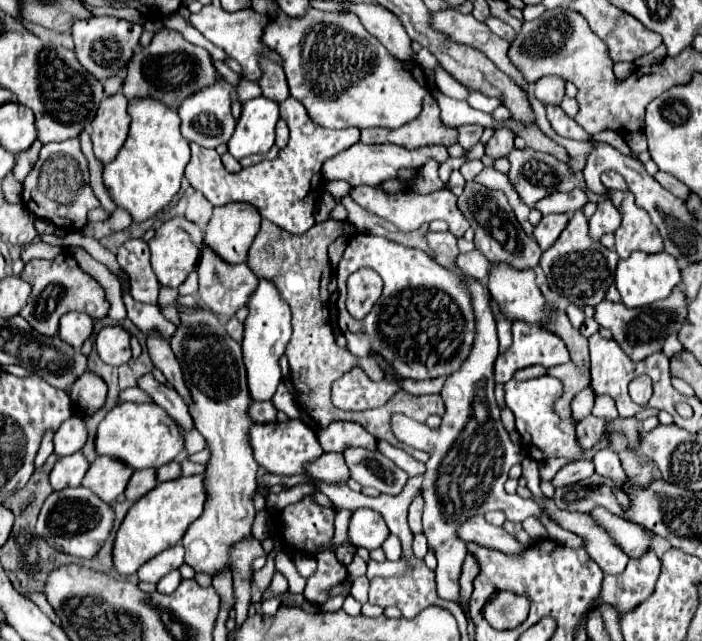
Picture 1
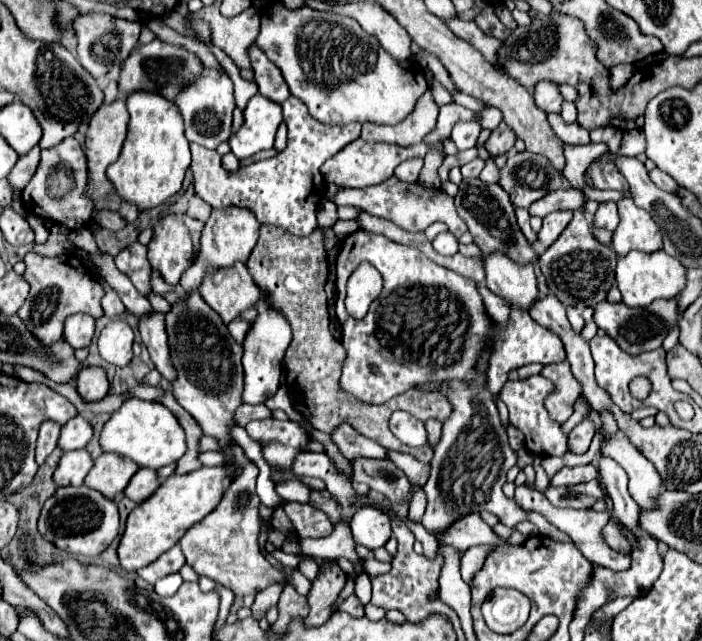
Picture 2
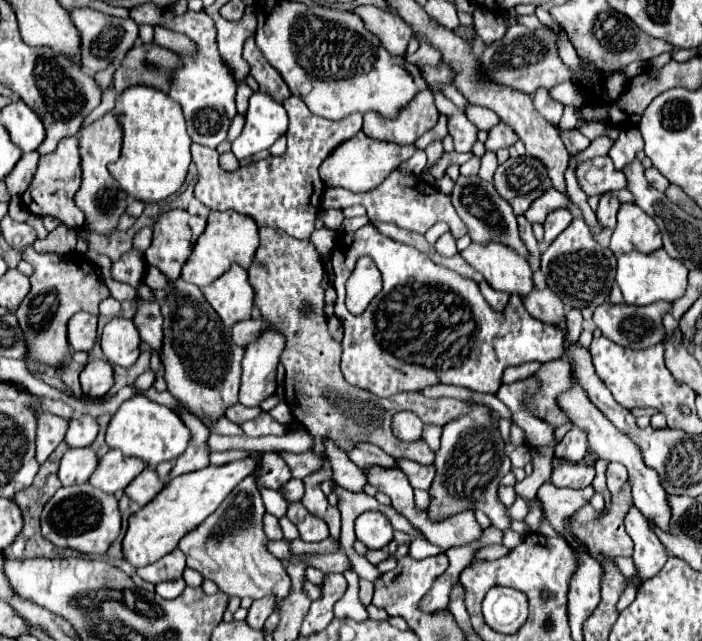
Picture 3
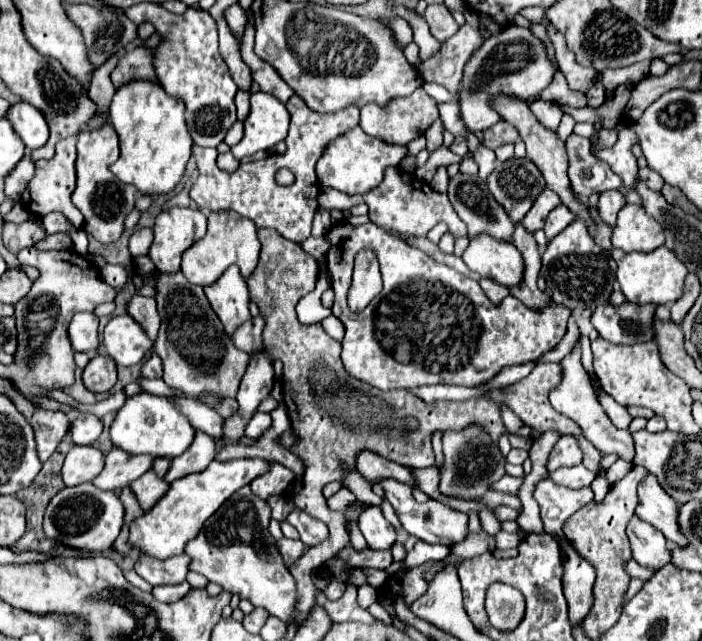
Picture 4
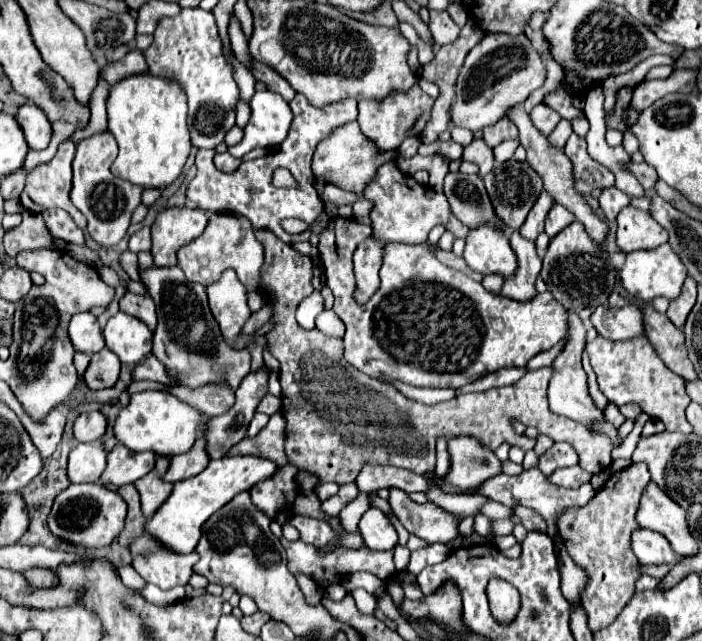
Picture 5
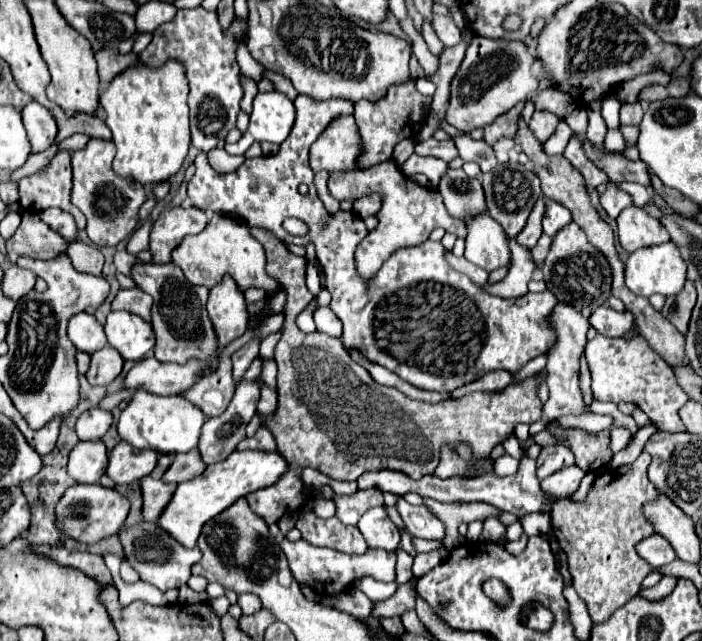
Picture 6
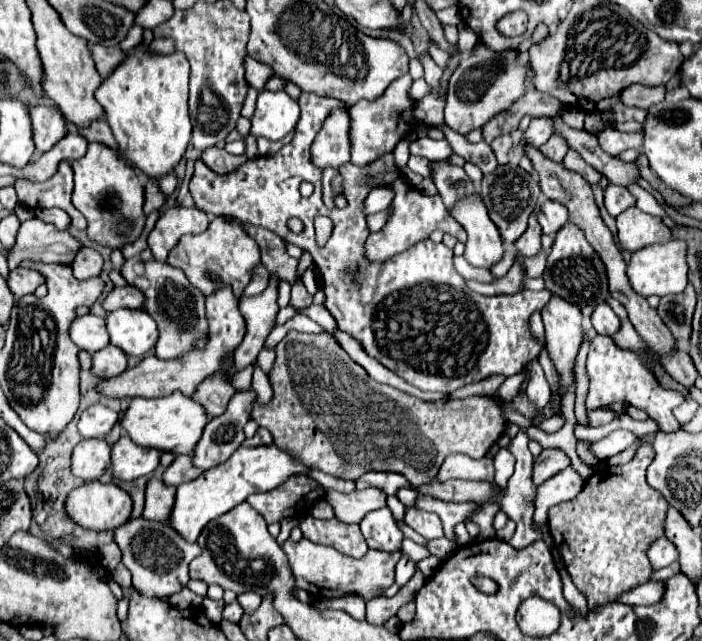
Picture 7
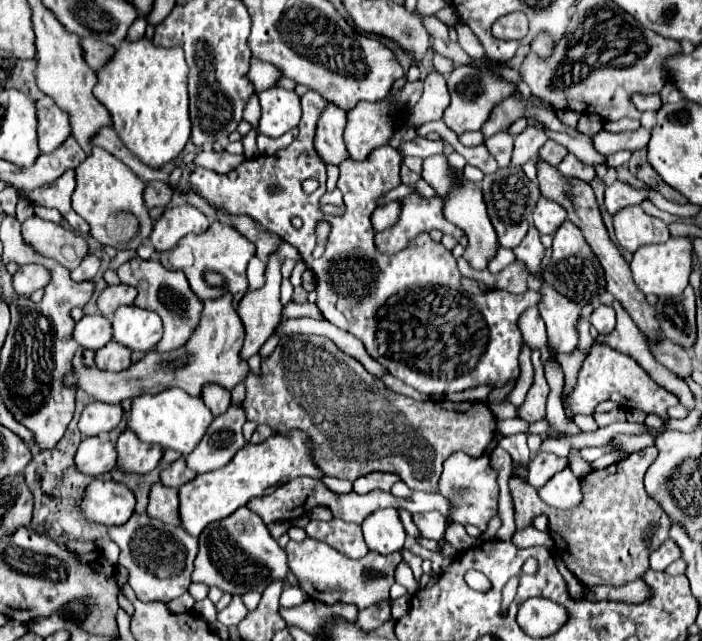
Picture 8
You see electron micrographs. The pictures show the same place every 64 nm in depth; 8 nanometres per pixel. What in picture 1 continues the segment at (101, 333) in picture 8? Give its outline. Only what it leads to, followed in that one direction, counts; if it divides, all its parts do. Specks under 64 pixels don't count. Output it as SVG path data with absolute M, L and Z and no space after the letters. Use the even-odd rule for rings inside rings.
M68 312L60 318L58 336L72 348L80 348L92 334L92 318L82 312Z

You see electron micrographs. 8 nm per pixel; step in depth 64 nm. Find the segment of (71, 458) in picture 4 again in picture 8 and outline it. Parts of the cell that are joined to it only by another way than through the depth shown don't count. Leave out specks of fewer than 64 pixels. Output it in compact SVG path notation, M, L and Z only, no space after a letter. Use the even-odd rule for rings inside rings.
M84 438L76 452L76 468L78 472L86 476L100 476L104 472L110 472L116 466L116 450L114 444L106 438Z

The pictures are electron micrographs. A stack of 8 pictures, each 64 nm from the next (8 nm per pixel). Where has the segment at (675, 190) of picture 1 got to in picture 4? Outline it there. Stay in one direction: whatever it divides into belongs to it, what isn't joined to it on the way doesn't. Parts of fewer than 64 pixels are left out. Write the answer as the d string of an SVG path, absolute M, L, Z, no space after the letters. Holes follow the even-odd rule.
M640 168L638 174L640 174L640 178L646 182L646 186L648 186L650 190L654 190L654 192L660 192L662 186L666 184L664 178L662 178L658 172L654 172L652 168Z

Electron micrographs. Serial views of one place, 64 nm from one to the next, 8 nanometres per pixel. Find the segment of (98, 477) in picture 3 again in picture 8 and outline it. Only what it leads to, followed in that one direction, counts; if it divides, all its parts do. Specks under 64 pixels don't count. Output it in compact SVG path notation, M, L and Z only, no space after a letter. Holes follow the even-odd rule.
M122 432L116 442L118 452L118 468L124 474L148 474L152 472L160 458L162 448L156 448L156 444L144 444L136 440L134 432Z

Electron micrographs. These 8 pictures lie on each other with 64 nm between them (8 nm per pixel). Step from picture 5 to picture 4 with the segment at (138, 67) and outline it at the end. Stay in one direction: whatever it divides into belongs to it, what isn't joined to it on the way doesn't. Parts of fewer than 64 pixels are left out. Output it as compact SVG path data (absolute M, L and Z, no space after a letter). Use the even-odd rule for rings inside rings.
M140 44L140 46L126 52L126 56L118 62L116 70L112 72L112 82L116 84L116 88L122 88L124 84L128 84L132 80L158 82L154 60L152 60L154 58L152 50L154 48Z

